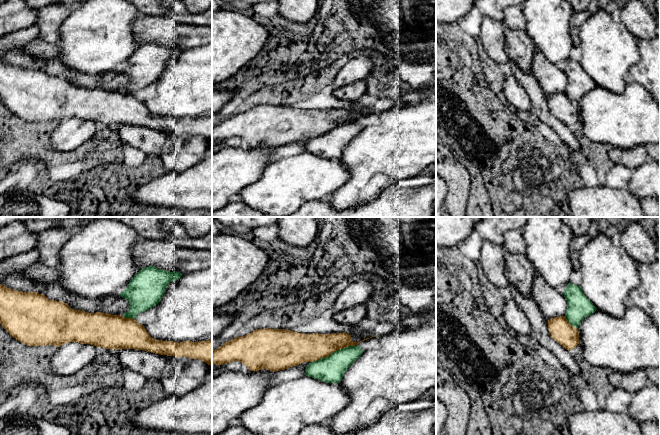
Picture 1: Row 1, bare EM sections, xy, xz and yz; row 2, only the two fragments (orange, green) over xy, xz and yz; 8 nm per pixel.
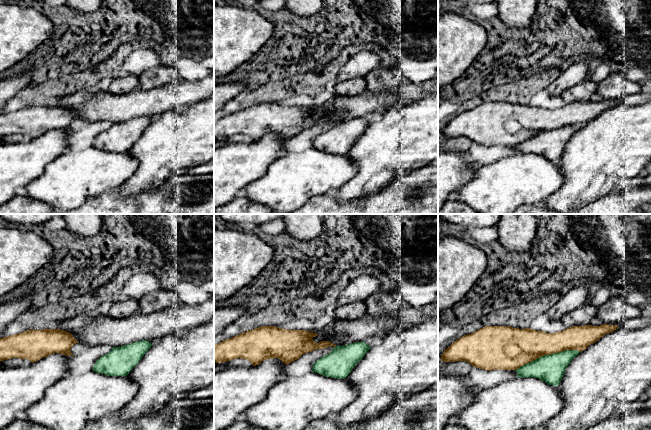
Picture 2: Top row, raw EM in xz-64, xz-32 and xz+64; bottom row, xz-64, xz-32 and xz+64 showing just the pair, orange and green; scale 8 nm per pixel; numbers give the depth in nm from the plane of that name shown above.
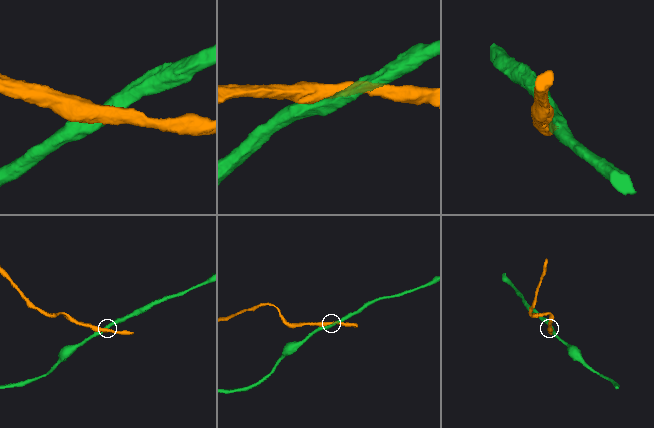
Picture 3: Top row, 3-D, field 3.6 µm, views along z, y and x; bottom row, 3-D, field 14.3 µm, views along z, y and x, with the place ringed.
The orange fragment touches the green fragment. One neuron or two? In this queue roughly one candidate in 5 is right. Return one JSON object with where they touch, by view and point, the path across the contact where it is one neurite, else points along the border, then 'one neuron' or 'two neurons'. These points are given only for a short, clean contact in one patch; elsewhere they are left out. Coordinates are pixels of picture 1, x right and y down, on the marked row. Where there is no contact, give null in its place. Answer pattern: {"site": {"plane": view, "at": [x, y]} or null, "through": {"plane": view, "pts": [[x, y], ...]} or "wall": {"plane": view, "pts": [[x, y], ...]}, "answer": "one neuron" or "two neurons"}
{"site": {"plane": "xz", "at": [333, 352]}, "answer": "two neurons"}

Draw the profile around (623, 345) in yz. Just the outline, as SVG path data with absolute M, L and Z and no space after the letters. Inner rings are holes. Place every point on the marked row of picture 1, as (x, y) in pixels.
M628 303L621 318L596 310L577 327L583 342L585 360L592 366L629 374L639 369L660 367L660 330L642 309Z

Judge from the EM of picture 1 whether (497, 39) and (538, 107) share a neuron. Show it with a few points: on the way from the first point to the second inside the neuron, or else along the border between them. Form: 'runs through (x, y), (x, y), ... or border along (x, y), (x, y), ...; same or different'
runs through (500, 56), (533, 90); same

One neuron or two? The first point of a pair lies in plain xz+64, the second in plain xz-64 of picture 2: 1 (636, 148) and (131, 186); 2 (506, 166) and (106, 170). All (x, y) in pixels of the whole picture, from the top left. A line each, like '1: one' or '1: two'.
1: one
2: one

